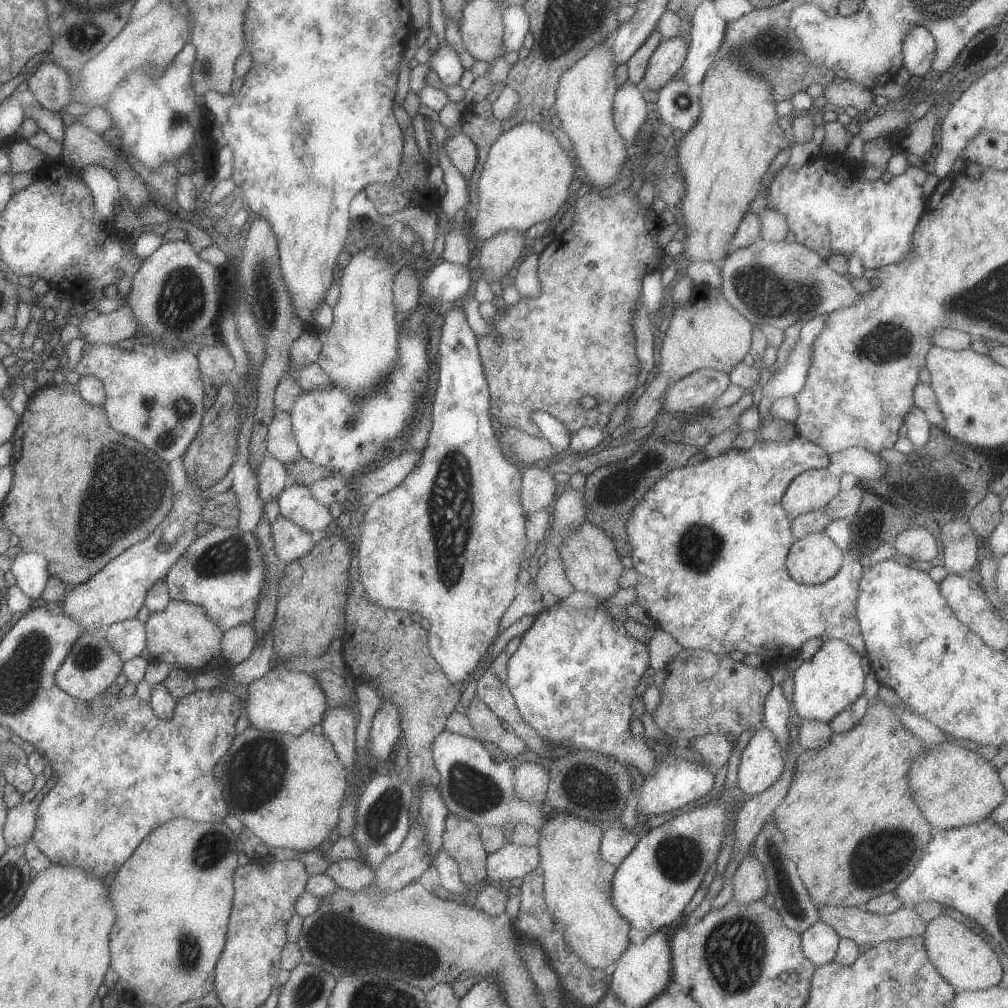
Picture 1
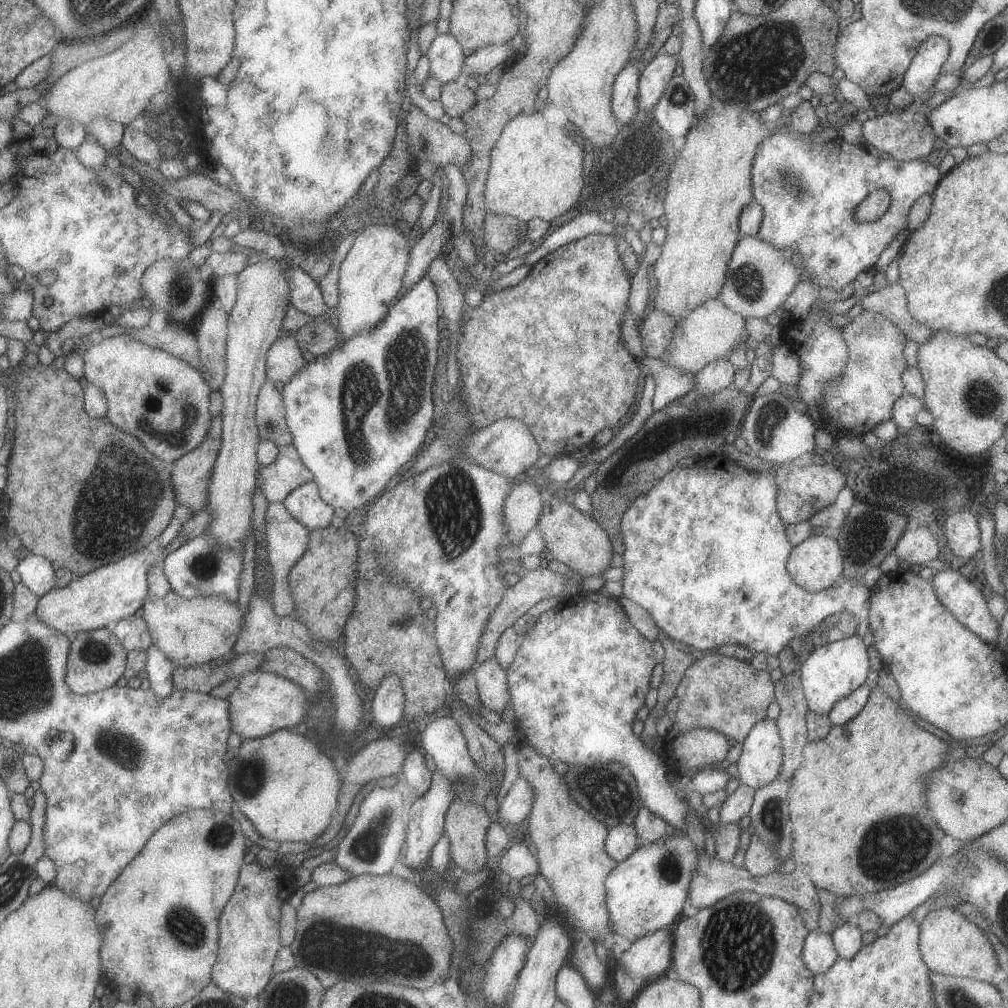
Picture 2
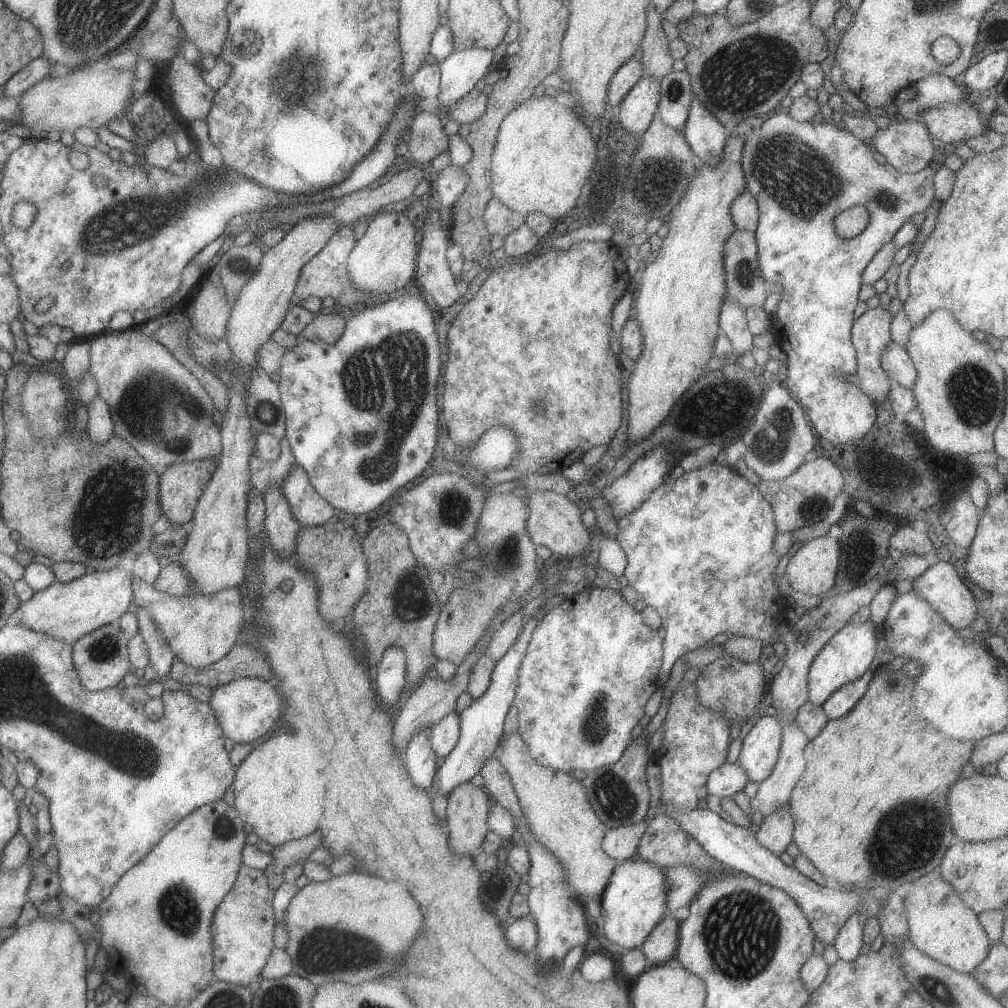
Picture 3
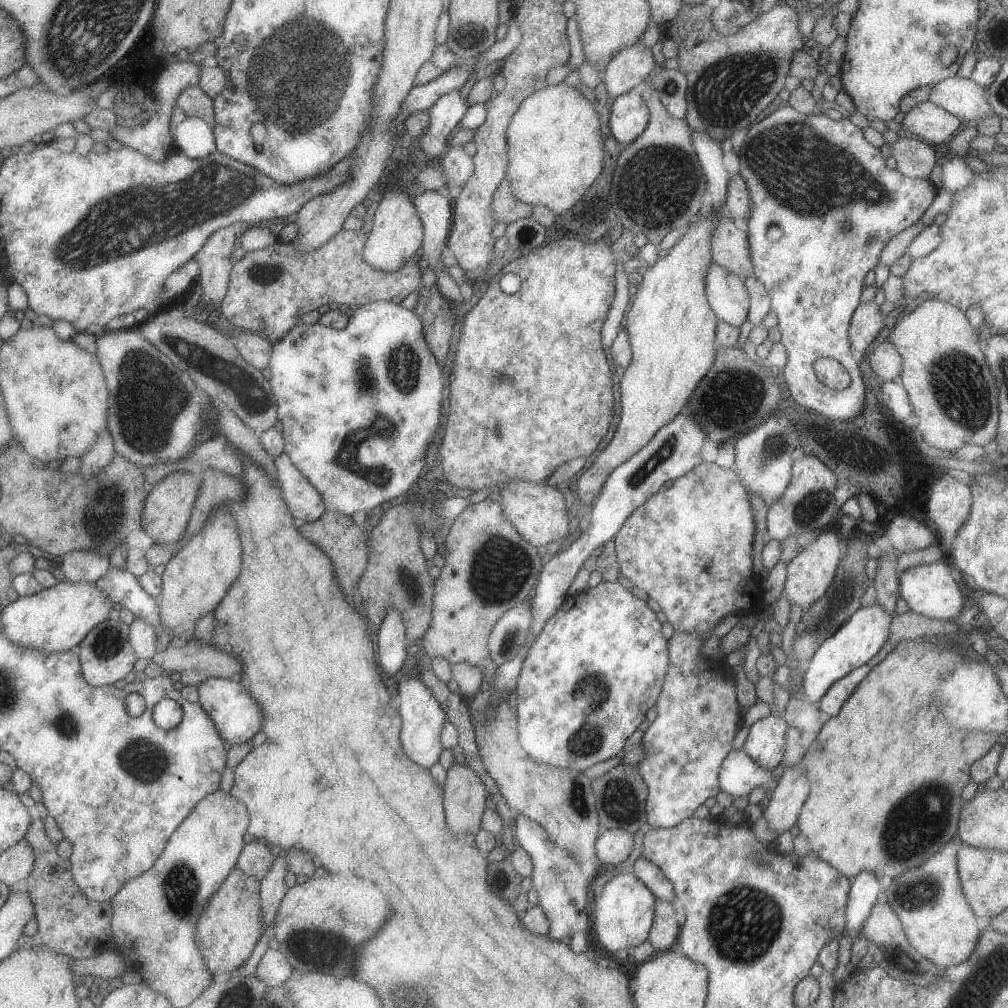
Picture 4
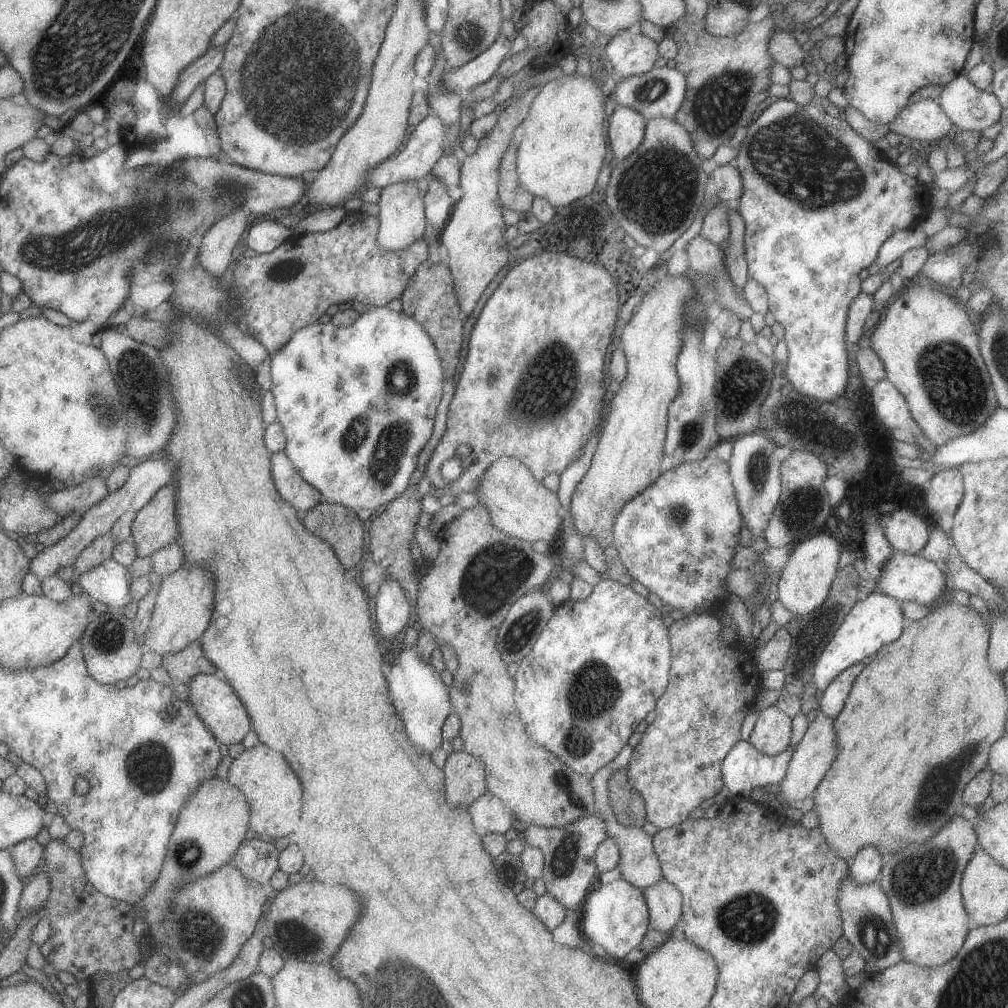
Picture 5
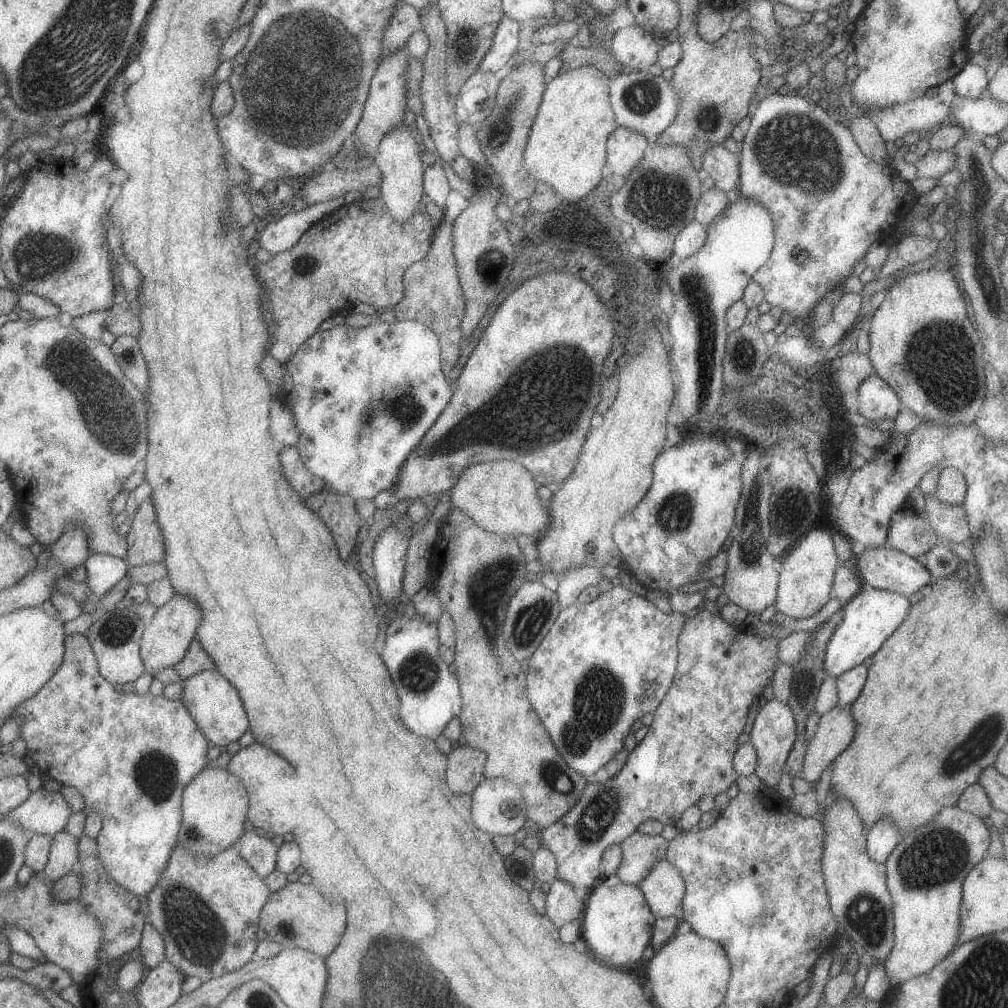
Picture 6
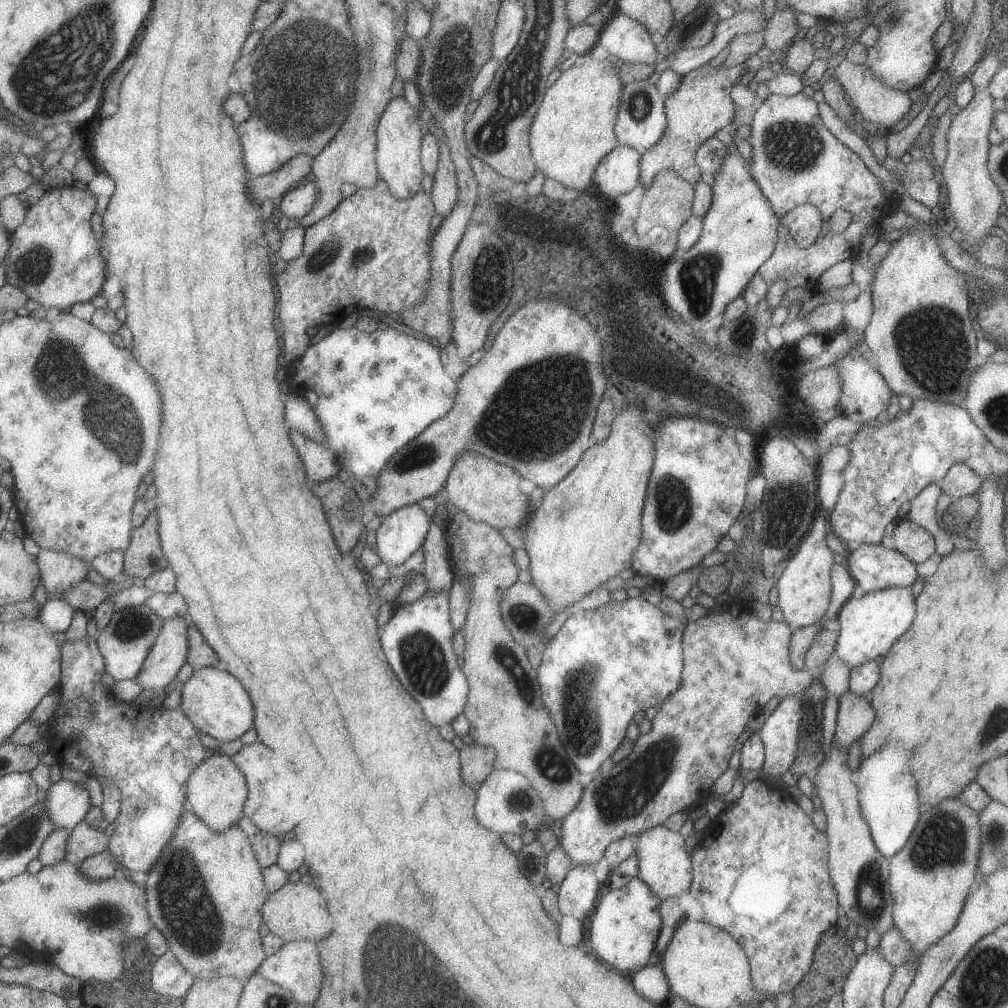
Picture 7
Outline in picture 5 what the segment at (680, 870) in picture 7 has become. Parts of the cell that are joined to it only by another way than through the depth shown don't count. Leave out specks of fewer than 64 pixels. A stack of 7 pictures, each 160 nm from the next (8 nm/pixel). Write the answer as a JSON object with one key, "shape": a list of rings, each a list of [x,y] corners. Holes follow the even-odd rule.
{"shape":[[[662,878],[655,885],[643,891],[647,907],[649,908],[649,928],[671,934],[676,922],[683,917],[682,893]]]}

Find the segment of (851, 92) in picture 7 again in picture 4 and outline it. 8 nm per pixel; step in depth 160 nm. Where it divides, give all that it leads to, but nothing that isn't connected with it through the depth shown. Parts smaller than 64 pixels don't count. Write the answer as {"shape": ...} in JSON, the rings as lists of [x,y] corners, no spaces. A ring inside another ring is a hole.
{"shape":[[[931,101],[914,106],[902,124],[902,130],[908,130],[932,145],[948,144],[963,127],[965,125],[958,116]]]}

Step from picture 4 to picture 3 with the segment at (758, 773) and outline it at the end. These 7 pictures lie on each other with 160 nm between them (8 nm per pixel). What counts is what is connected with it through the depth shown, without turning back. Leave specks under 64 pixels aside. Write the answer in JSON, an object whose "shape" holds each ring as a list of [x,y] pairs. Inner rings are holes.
{"shape":[[[727,761],[710,774],[707,790],[709,794],[715,795],[720,799],[733,797],[737,792],[744,791],[749,782],[746,770],[738,761]]]}

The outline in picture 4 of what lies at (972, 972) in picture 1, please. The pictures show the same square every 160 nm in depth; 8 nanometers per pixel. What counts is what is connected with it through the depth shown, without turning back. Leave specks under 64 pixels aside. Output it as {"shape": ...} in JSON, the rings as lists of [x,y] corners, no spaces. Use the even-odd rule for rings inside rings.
{"shape":[[[954,837],[922,866],[893,878],[883,898],[889,902],[902,923],[910,944],[937,969],[958,966],[974,950],[981,932],[978,918],[964,894],[958,870],[958,851],[963,840]]]}

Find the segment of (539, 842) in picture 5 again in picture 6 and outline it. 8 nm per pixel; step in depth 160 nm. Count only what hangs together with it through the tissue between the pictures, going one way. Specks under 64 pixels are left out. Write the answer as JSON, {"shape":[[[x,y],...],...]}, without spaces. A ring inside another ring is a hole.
{"shape":[[[709,605],[701,607],[688,619],[679,634],[679,663],[666,698],[655,710],[654,718],[645,738],[629,753],[622,770],[606,783],[589,783],[578,802],[558,822],[538,829],[542,847],[554,853],[557,860],[557,878],[572,884],[579,899],[588,898],[594,882],[604,877],[602,856],[608,845],[620,844],[637,831],[645,820],[658,820],[662,824],[676,824],[689,806],[706,795],[713,797],[726,792],[739,774],[733,767],[733,756],[739,747],[736,739],[744,732],[748,708],[762,695],[762,690],[776,678],[779,662],[778,637],[751,634],[743,626],[733,626]]]}

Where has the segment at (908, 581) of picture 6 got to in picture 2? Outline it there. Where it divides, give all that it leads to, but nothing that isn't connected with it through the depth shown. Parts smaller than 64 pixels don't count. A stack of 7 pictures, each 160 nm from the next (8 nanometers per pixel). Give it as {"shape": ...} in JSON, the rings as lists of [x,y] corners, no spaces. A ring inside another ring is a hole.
{"shape":[[[958,562],[954,566],[940,569],[932,578],[937,597],[940,602],[963,624],[970,632],[980,637],[984,642],[995,646],[998,638],[999,622],[991,617],[989,602],[982,591],[980,591],[971,581],[968,580],[966,569],[960,568]]]}

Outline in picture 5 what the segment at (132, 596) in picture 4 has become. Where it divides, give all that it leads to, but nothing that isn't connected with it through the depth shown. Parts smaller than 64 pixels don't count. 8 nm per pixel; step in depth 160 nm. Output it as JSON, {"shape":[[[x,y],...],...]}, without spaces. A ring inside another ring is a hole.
{"shape":[[[112,556],[82,573],[78,578],[78,585],[92,602],[98,600],[112,610],[122,610],[134,601],[130,588],[132,580],[128,567]]]}

